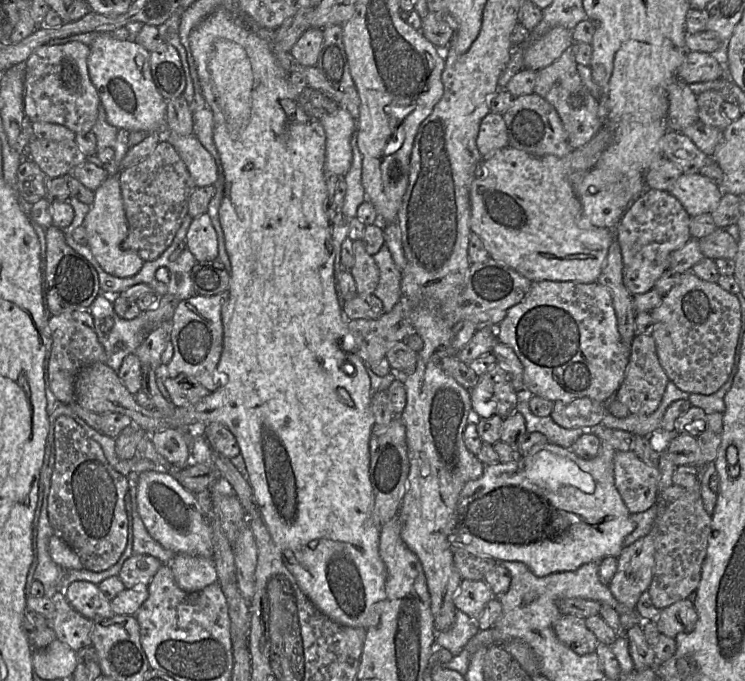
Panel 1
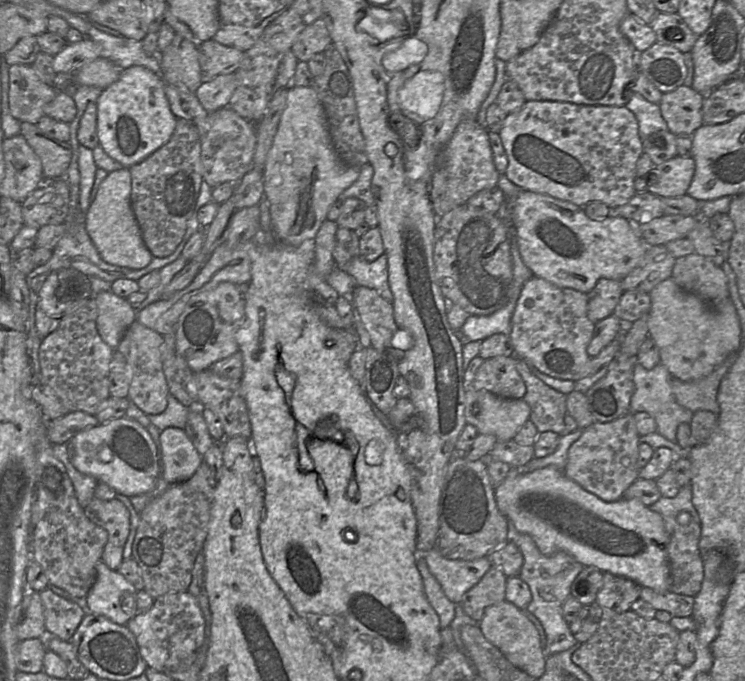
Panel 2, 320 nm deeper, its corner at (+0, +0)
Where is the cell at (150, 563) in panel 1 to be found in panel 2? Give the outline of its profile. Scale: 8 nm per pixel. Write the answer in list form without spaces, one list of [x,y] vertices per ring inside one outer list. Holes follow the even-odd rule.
[[[203,461],[190,479],[170,484],[139,514],[139,525],[132,544],[132,558],[141,569],[143,590],[152,598],[170,592],[187,591],[195,558],[203,550],[208,533],[216,484],[214,472]]]

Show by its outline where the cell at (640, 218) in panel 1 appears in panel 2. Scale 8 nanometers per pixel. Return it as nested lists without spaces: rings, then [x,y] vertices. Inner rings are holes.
[[[601,278],[587,294],[588,317],[596,323],[614,314],[624,290],[621,280]]]

